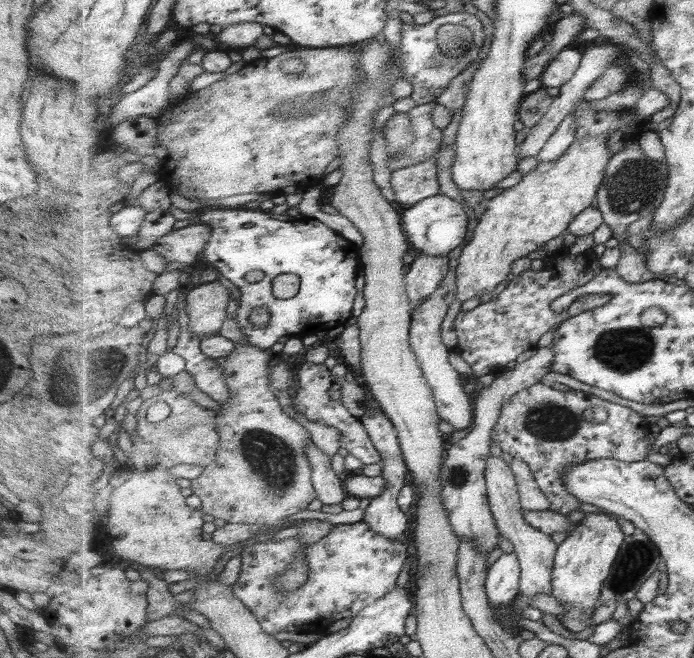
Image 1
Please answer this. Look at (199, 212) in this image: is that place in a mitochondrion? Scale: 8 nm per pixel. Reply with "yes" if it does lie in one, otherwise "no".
no

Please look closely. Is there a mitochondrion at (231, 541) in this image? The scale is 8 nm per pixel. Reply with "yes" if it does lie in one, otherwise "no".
no

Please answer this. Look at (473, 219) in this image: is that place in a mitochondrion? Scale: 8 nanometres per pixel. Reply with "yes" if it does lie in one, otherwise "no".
no

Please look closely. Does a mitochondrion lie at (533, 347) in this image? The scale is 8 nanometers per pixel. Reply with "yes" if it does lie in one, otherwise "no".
no

